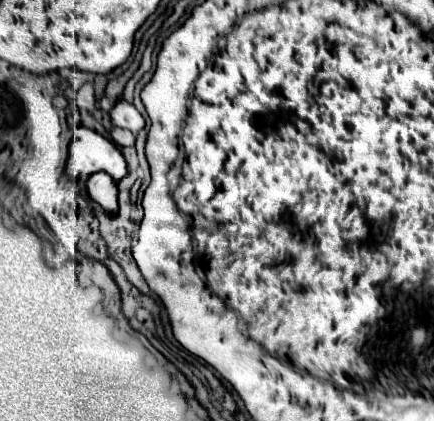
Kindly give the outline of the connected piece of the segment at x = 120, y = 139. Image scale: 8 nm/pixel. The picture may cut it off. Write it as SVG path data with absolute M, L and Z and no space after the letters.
M113 127L111 129L111 137L117 145L135 145L135 135L127 129L121 129L121 127Z

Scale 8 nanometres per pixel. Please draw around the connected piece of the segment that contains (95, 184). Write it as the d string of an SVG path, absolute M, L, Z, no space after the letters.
M93 173L87 181L87 191L107 213L117 213L117 187L107 173Z

